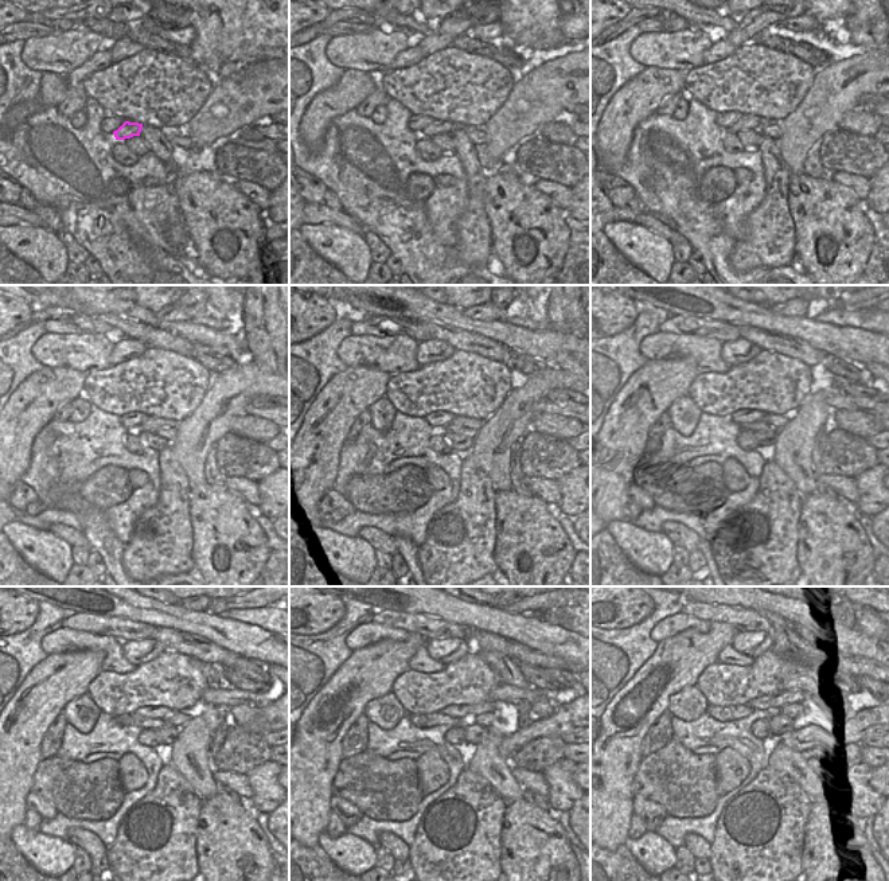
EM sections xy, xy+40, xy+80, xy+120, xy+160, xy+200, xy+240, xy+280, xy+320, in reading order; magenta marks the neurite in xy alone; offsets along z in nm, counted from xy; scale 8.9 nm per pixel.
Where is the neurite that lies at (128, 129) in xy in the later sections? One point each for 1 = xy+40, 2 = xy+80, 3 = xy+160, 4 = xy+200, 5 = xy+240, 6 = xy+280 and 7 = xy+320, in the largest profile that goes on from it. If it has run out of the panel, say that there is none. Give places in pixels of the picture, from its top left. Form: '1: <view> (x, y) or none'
1: xy+40 (437, 127)
2: xy+80 (748, 121)
3: xy+160 (476, 424)
4: xy+200 (776, 421)
5: xy+240 (178, 718)
6: xy+280 (484, 717)
7: xy+320 (792, 710)

